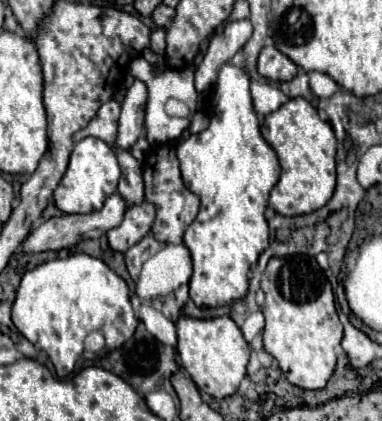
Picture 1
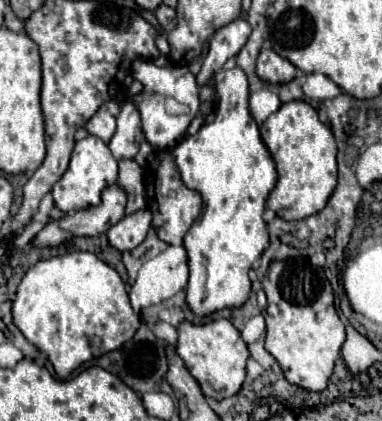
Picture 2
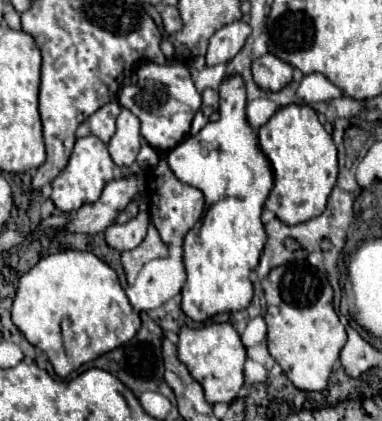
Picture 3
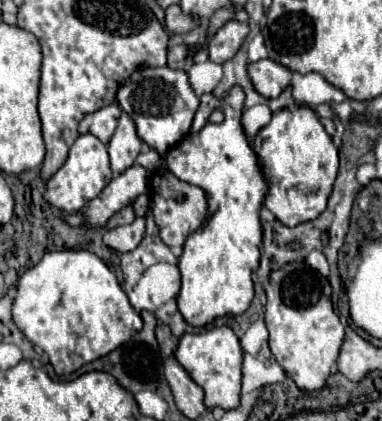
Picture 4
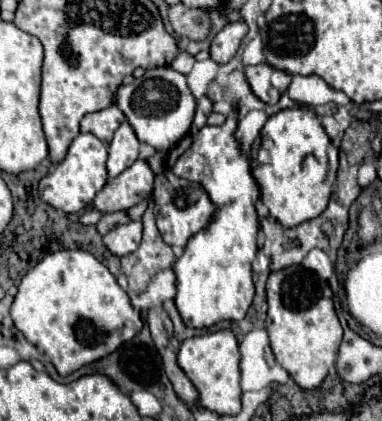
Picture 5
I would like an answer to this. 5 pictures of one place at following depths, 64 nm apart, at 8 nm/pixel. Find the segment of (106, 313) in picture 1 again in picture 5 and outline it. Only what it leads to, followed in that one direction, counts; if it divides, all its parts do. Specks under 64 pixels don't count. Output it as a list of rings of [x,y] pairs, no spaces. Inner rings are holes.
[[[58,250],[44,256],[22,278],[18,294],[10,308],[10,316],[14,326],[24,334],[24,338],[52,360],[60,376],[68,376],[74,370],[112,354],[118,346],[132,340],[138,328],[142,328],[142,320],[140,316],[136,316],[128,294],[118,286],[116,278],[108,272],[108,268],[84,250]]]

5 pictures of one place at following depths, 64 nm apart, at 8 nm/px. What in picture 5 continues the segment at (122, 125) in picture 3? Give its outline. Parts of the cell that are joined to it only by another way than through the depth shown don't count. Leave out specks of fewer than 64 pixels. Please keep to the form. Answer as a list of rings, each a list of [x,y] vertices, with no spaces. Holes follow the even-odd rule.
[[[122,122],[108,146],[108,176],[116,178],[138,160],[138,138],[128,122]]]

